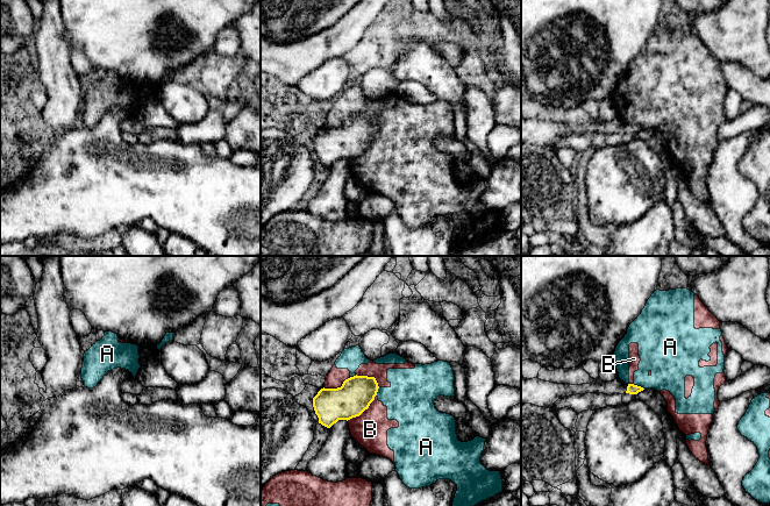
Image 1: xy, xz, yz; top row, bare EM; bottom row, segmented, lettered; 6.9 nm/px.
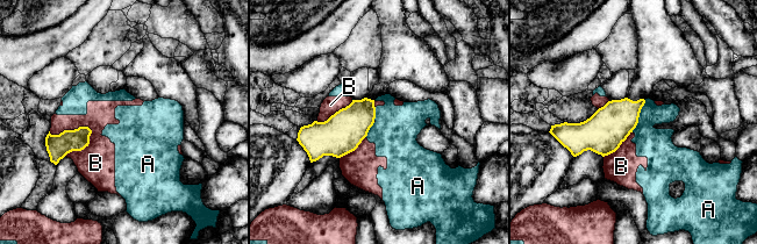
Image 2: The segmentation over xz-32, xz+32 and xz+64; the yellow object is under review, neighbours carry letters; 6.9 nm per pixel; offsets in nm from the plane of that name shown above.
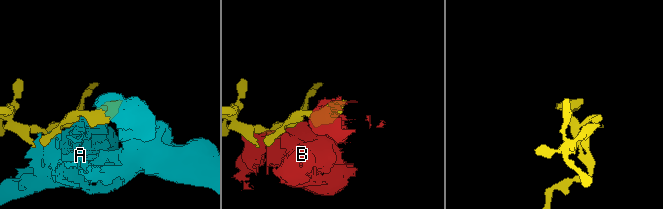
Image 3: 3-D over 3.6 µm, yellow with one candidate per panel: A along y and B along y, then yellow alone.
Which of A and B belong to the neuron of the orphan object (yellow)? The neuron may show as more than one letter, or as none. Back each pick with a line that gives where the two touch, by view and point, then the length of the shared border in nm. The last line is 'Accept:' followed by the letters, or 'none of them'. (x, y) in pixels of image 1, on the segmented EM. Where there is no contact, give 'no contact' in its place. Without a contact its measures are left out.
Accept: none of them

